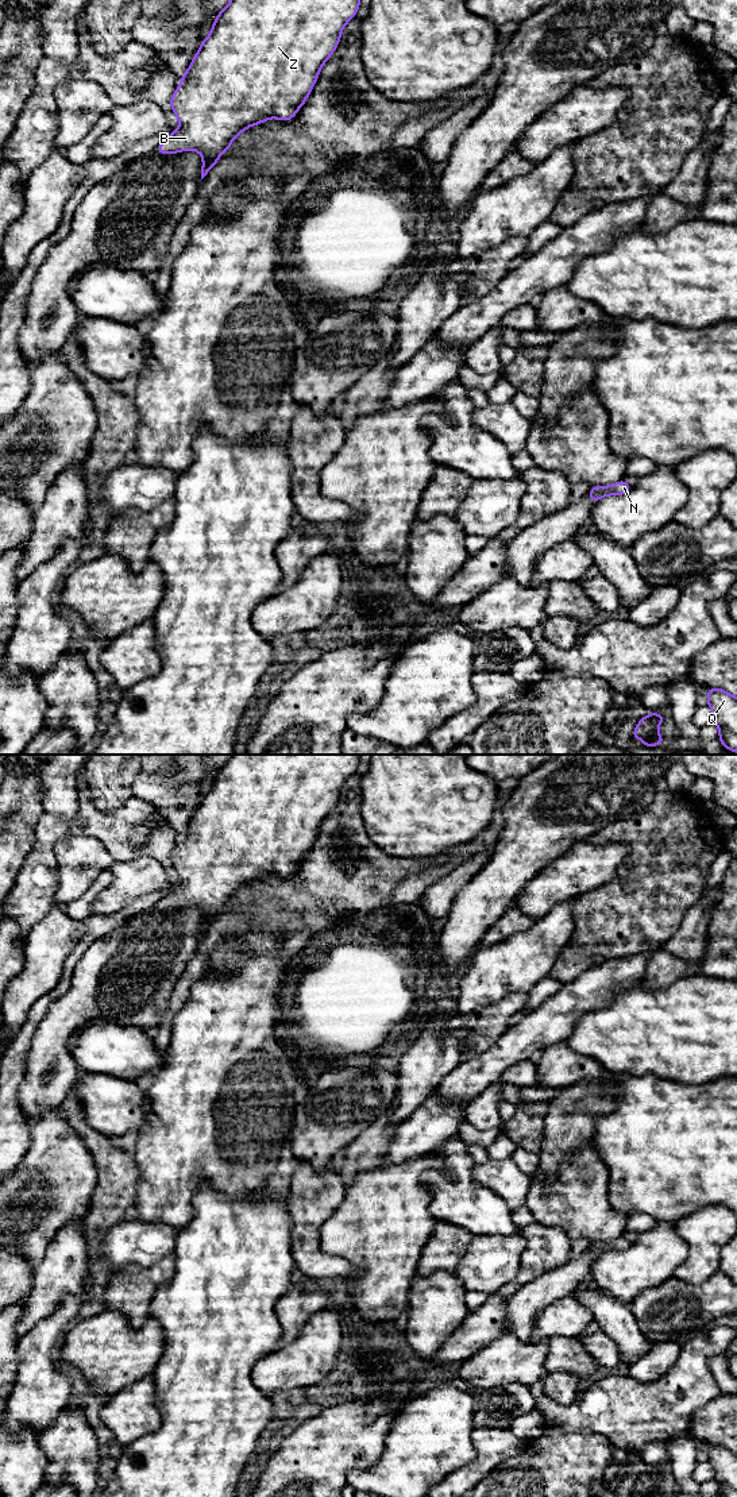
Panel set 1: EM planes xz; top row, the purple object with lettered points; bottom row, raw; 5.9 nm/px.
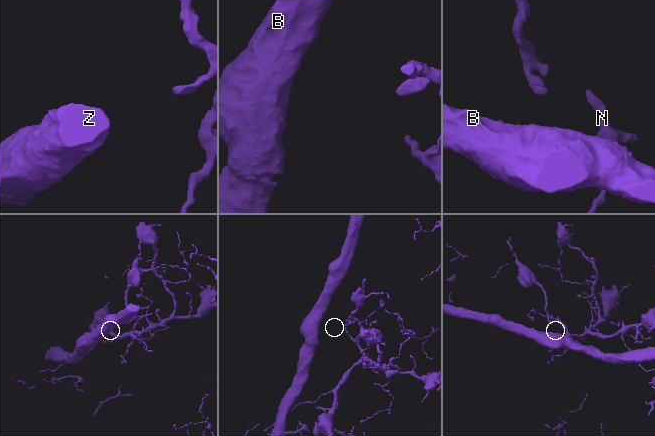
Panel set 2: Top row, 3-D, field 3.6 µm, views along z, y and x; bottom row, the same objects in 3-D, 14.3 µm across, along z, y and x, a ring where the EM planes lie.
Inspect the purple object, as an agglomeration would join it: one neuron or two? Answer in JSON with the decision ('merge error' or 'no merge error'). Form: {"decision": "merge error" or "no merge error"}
{"decision": "no merge error"}

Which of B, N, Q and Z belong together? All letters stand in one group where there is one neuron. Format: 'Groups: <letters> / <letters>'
Groups: B N Q Z

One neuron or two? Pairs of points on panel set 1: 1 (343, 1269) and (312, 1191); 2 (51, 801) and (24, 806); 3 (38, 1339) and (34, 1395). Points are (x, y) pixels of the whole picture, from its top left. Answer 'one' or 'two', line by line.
1: one
2: two
3: one

